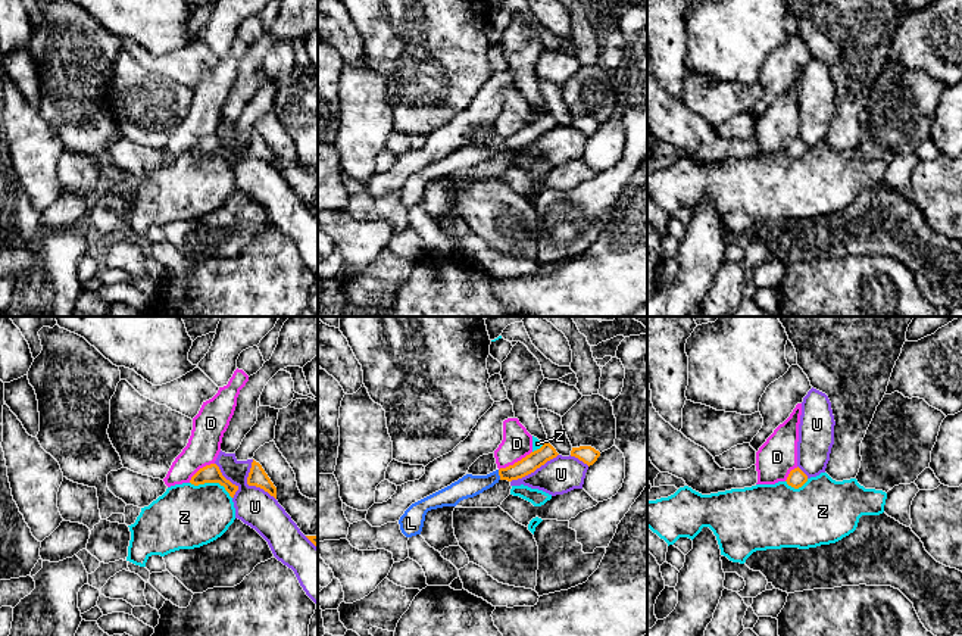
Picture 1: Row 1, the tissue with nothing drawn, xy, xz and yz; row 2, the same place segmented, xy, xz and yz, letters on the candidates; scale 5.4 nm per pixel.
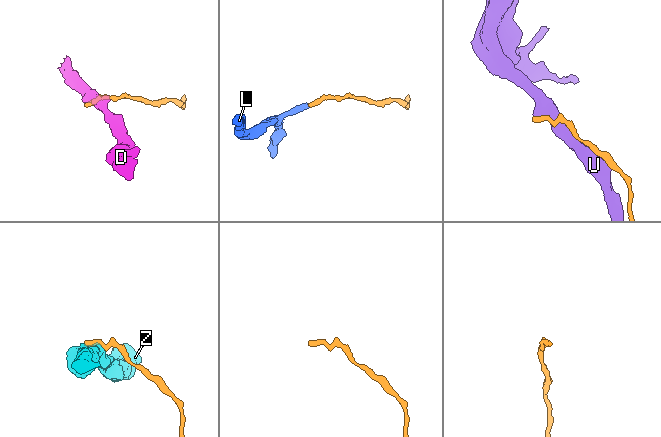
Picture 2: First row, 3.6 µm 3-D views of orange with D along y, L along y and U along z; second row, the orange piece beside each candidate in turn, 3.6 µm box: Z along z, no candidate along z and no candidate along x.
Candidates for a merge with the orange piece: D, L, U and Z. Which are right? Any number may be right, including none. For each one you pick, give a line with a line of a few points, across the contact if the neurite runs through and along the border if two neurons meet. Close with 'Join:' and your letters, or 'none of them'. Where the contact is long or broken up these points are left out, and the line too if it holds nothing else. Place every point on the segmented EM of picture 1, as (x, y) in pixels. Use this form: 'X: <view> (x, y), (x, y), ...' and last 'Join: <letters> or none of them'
L: xz (537, 458), (515, 471), (499, 474), (487, 482), (468, 486)
Join: L

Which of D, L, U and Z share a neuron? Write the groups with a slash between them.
D / L / U / Z

